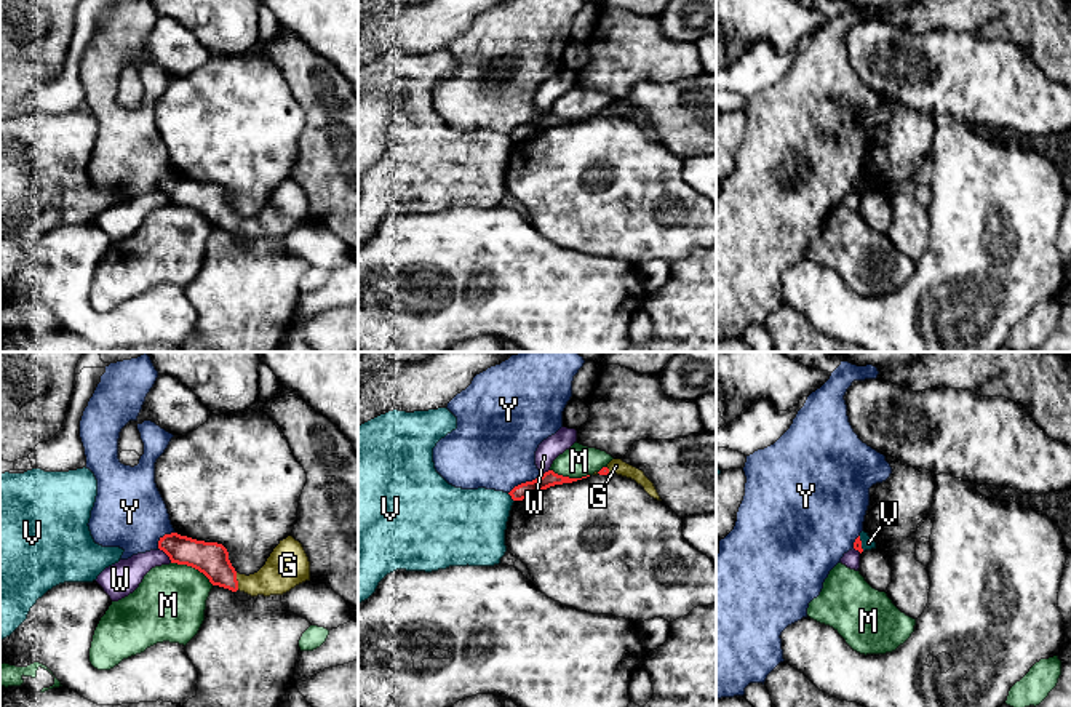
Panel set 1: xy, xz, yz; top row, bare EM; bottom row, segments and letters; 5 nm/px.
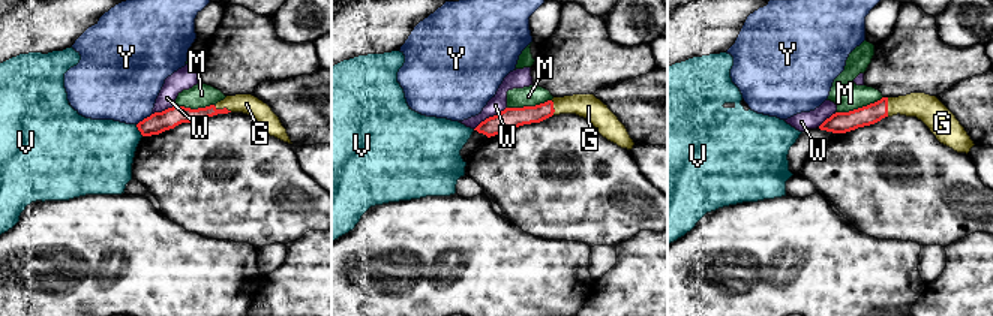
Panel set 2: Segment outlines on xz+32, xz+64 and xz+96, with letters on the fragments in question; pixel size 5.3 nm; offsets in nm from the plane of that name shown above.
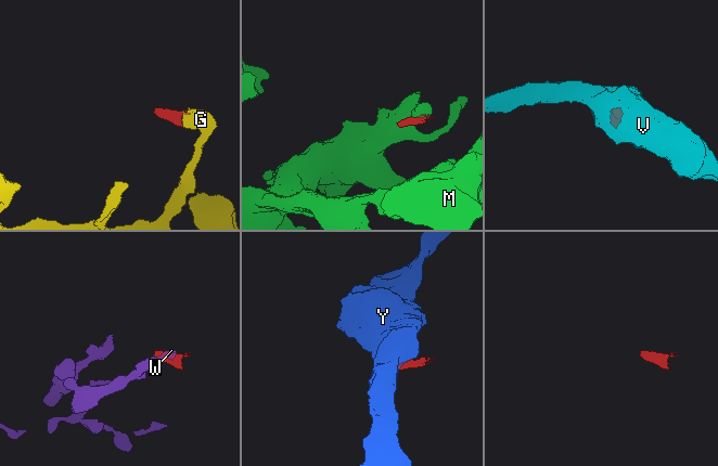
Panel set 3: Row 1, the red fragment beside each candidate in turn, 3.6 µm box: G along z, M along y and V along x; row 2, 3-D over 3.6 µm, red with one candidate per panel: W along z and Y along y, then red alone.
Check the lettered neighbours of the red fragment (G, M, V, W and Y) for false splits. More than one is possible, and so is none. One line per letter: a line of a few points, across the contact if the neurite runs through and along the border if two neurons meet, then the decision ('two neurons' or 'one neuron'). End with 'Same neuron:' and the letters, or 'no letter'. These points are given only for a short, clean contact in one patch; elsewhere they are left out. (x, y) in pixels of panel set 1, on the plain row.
G: line xy (211, 200), (237, 223), (269, 223), (285, 210); one neuron
M: line xy (171, 203), (197, 210), (213, 226); two neurons
V: line xz (507, 135), (513, 143); two neurons
W: line xy (159, 189), (171, 203); two neurons
Y: line xz (544, 115), (518, 125), (509, 135); two neurons
Same neuron: G

